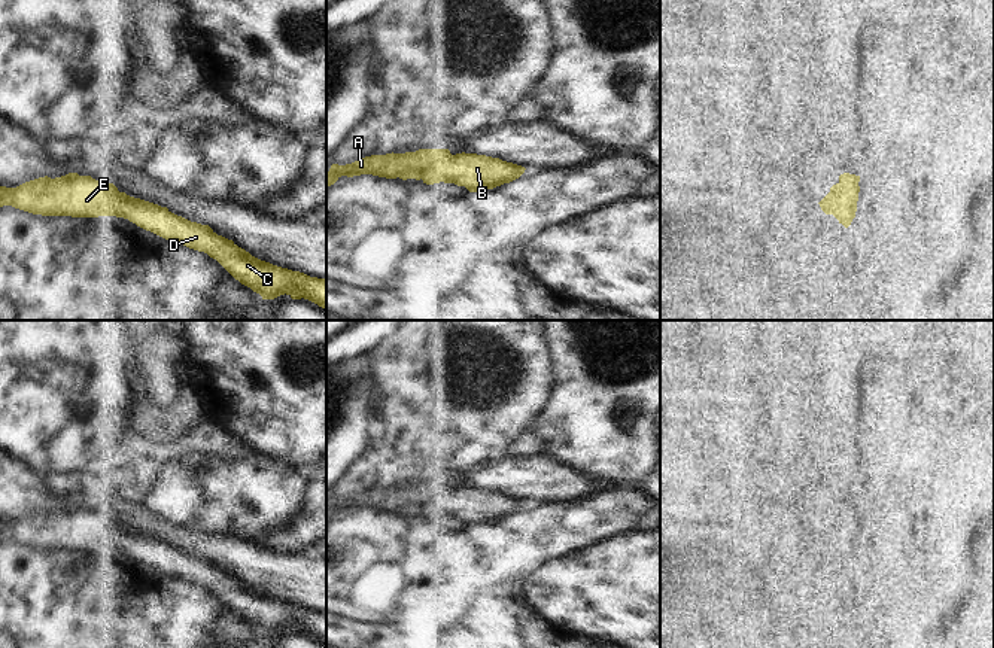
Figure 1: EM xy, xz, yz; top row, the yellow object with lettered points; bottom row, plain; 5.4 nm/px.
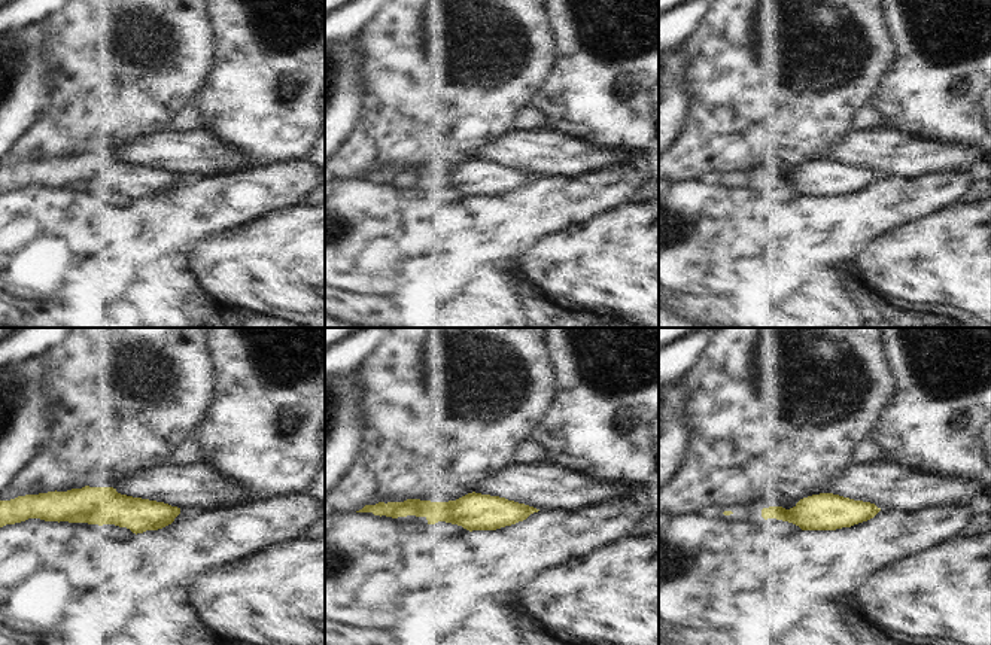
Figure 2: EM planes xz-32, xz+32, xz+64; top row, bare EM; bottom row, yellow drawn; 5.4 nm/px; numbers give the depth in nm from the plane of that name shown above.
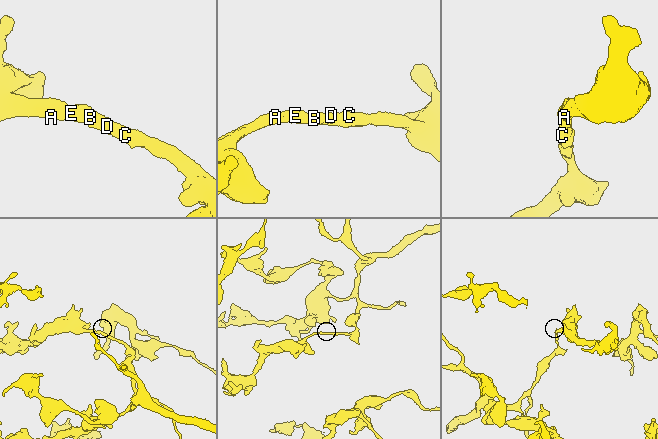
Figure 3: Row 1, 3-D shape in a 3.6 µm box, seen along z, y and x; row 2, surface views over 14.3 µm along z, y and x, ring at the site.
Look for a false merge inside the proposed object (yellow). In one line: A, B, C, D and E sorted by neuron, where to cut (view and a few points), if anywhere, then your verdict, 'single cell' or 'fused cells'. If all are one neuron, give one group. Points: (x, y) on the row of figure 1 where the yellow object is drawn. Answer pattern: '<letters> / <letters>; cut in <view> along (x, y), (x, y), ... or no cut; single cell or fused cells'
A B C D E; no cut; single cell

